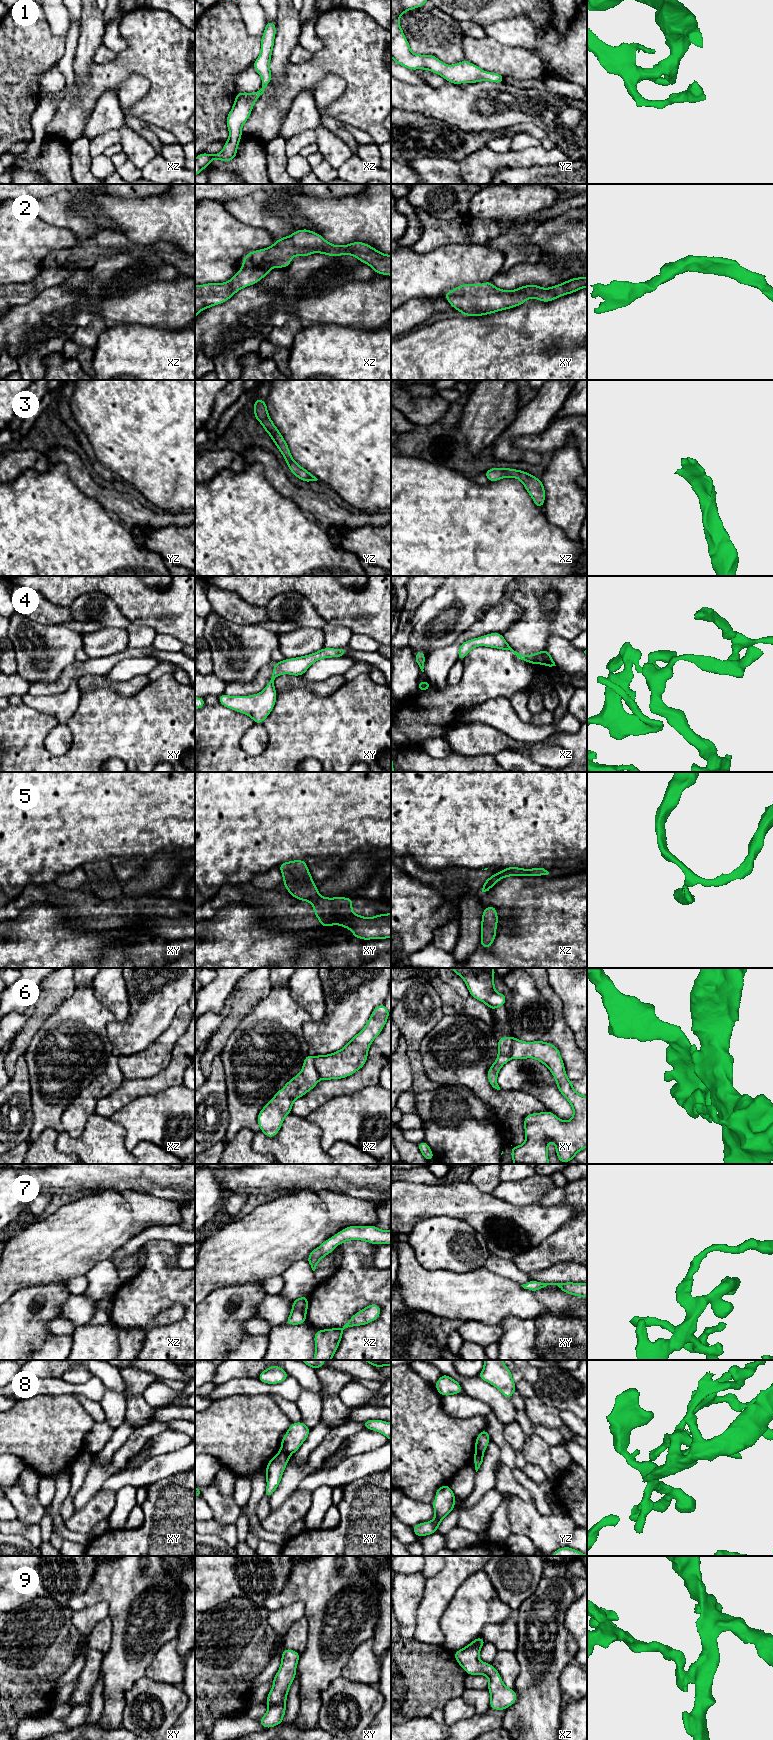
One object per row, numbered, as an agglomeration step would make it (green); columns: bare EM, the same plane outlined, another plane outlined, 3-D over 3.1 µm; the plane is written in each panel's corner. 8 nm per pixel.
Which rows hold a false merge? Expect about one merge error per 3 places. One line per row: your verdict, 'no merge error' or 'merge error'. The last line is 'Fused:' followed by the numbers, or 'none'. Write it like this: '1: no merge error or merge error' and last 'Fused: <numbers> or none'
1: no merge error
2: no merge error
3: no merge error
4: no merge error
5: merge error
6: merge error
7: no merge error
8: merge error
9: merge error
Fused: 5, 6, 8, 9

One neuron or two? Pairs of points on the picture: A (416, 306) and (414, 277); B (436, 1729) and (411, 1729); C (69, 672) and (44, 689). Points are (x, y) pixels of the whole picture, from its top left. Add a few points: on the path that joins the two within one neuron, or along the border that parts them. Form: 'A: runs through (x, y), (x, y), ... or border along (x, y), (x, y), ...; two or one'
A: border along (439, 297), (433, 300), (410, 299), (401, 305); two
B: runs through (430, 1729), (417, 1729); one
C: runs through (64, 679), (55, 688), (51, 689); one

